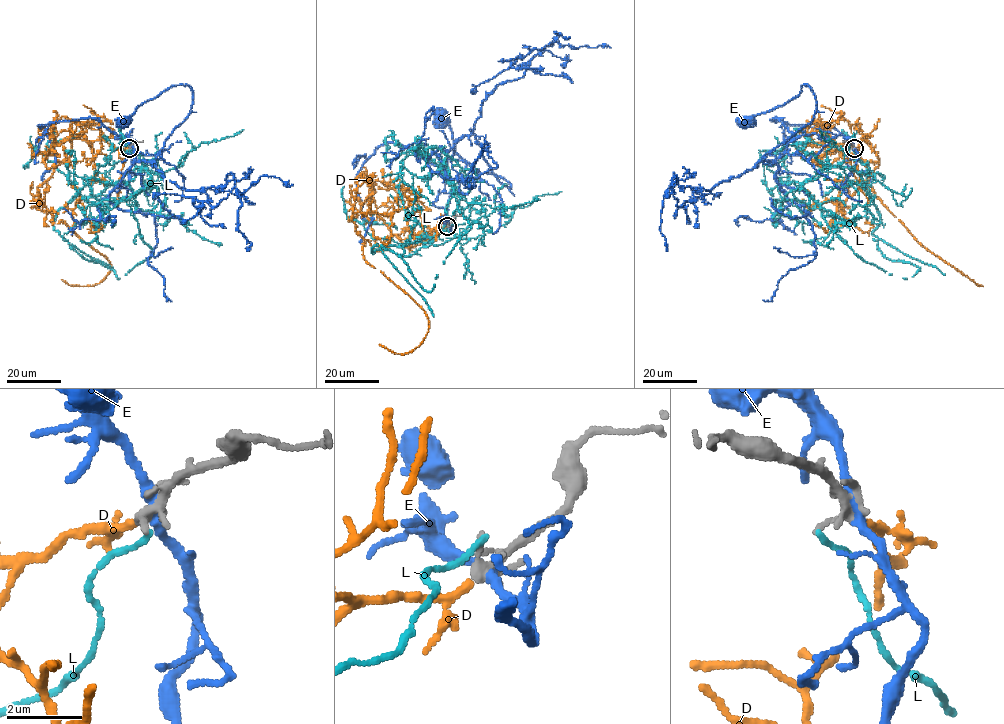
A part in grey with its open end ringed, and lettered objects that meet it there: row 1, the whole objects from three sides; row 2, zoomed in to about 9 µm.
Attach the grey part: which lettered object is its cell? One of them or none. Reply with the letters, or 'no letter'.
D

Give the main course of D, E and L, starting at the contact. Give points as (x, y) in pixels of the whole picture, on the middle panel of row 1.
D: (447, 227), (394, 234), (383, 250), (365, 240), (364, 259), (428, 322), (411, 351), (379, 344)
E: (448, 225), (446, 210), (433, 203), (464, 136), (475, 135), (510, 184), (466, 162), (440, 116)
L: (447, 223), (424, 246), (454, 219), (462, 195), (445, 180), (447, 174), (458, 211), (471, 227), (443, 264)

